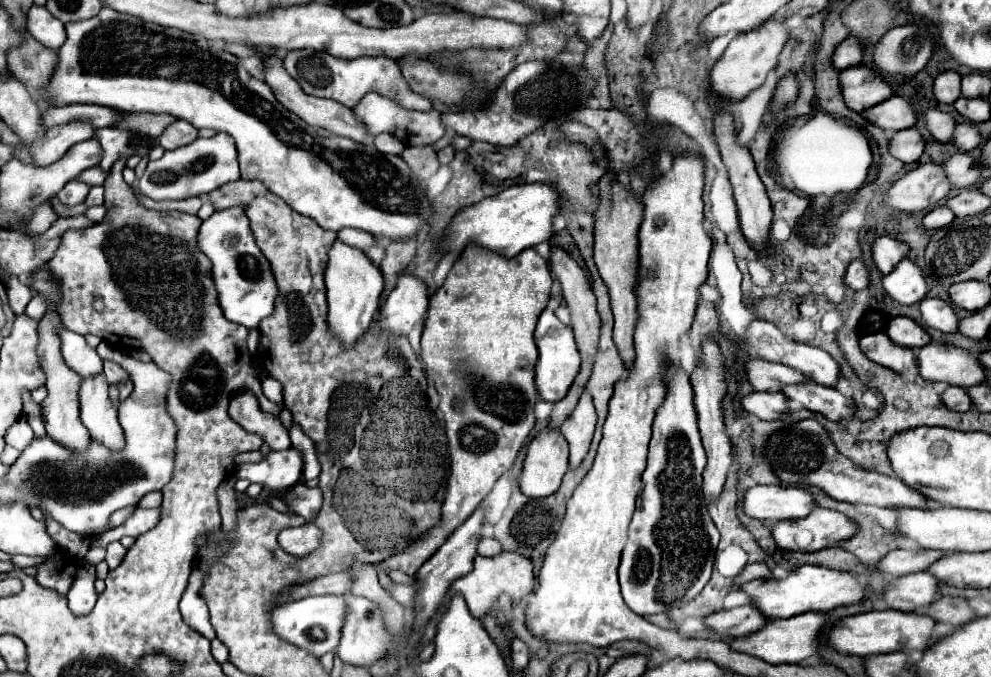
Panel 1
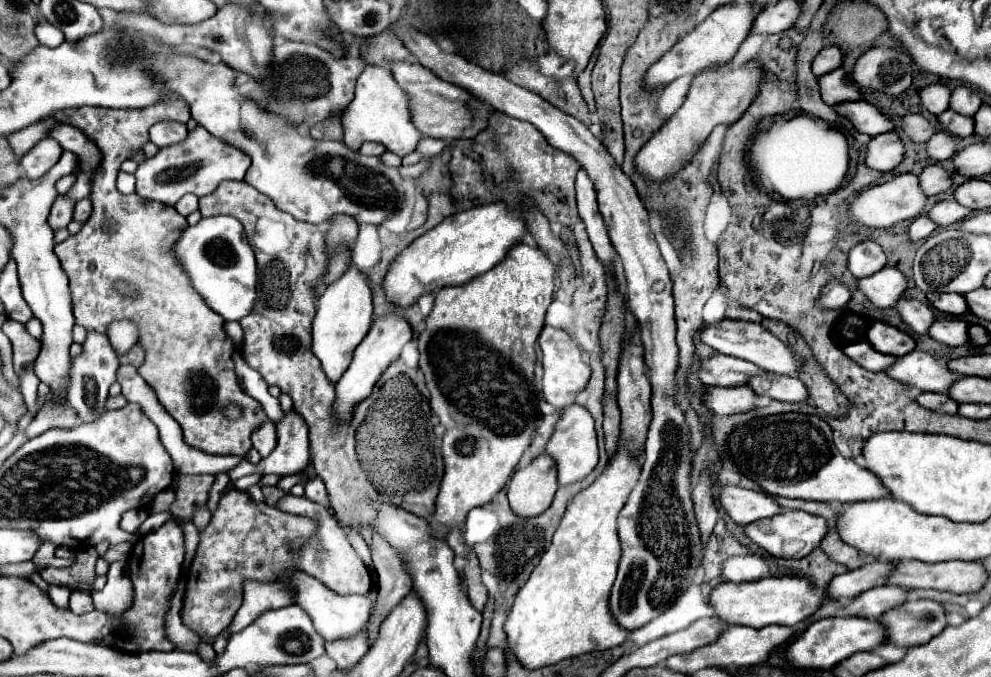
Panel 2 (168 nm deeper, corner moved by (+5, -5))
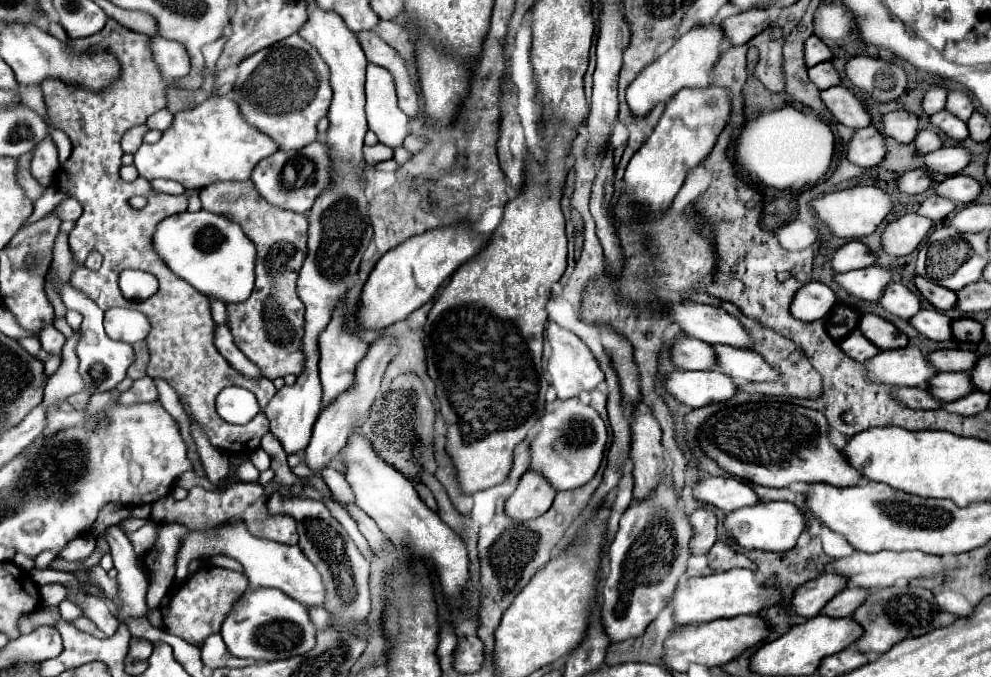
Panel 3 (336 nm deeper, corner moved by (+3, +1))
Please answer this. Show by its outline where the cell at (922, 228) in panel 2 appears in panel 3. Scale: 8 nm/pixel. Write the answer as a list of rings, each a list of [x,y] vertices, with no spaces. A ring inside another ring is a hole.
[[[916,213],[902,215],[882,231],[880,247],[892,257],[910,255],[920,245],[930,227],[932,221],[926,217],[920,217]]]

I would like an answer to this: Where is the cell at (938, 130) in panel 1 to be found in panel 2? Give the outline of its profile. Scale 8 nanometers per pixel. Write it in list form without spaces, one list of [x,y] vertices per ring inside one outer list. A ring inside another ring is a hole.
[[[920,113],[902,117],[902,127],[904,127],[904,133],[914,143],[926,143],[926,139],[936,133],[936,129],[930,125],[930,121],[924,115],[920,115]]]

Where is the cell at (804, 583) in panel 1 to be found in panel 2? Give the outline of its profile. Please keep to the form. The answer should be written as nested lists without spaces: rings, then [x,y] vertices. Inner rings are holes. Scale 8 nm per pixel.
[[[766,577],[748,583],[720,583],[712,591],[710,605],[716,611],[716,617],[728,625],[748,625],[748,627],[766,627],[766,625],[798,625],[800,621],[814,615],[822,605],[822,595],[800,577]]]

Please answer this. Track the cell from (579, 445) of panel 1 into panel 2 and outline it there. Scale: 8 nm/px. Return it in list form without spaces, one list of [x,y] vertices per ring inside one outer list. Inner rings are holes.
[[[570,405],[562,411],[560,421],[546,445],[546,453],[556,461],[558,467],[558,483],[570,485],[580,479],[584,479],[598,463],[598,445],[596,445],[596,431],[594,431],[594,419],[590,411],[582,405]]]

